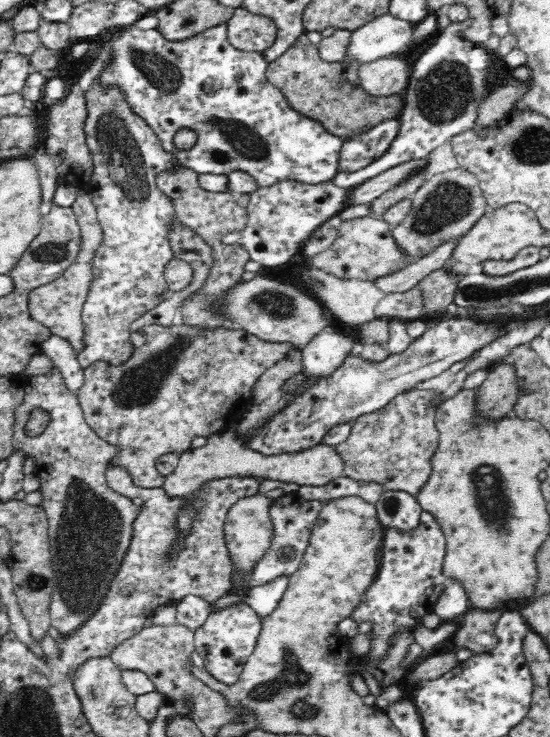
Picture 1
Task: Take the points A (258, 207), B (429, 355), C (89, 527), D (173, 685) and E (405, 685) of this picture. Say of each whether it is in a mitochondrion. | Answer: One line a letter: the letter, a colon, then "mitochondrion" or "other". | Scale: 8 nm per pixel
A: other
B: mitochondrion
C: mitochondrion
D: other
E: other

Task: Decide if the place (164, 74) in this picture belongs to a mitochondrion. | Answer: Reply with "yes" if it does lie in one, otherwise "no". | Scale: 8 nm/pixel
yes

